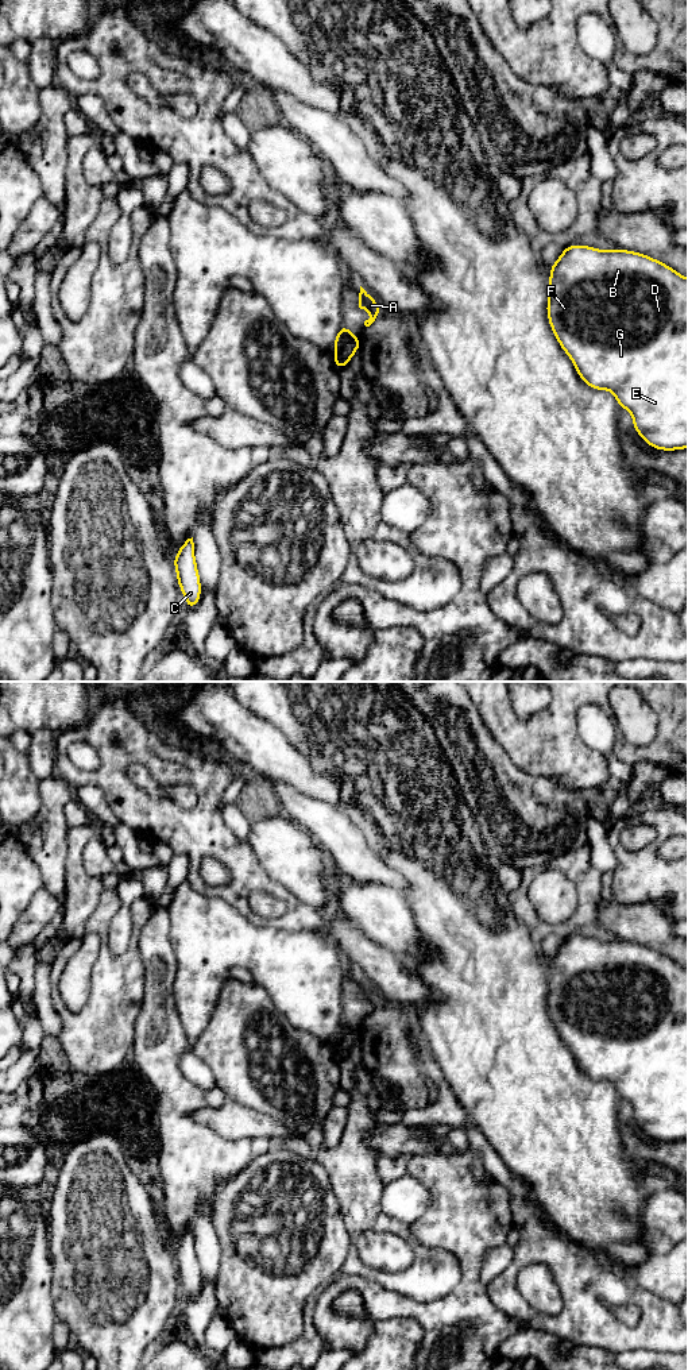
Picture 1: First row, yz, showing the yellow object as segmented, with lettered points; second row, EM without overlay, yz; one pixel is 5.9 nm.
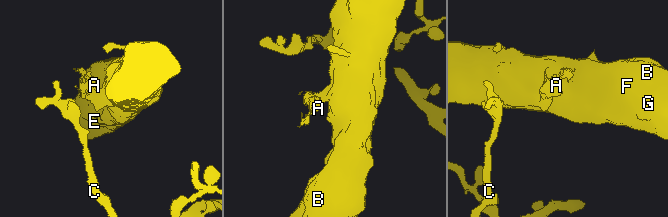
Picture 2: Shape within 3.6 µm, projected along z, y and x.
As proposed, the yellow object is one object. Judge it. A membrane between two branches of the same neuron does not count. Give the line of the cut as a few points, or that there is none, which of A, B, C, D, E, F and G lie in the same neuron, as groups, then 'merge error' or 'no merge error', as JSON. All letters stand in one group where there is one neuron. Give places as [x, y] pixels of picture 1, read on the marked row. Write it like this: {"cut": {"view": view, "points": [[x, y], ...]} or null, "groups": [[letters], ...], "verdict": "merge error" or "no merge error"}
{"cut": {"view": "yz", "points": [[333, 344], [346, 334], [359, 346]]}, "groups": [["A"], ["B", "C", "D", "E", "F", "G"]], "verdict": "merge error"}

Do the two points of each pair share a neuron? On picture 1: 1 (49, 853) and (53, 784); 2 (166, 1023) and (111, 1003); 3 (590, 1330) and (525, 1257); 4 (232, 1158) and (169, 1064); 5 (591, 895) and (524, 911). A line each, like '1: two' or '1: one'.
1: one
2: two
3: one
4: one
5: one

